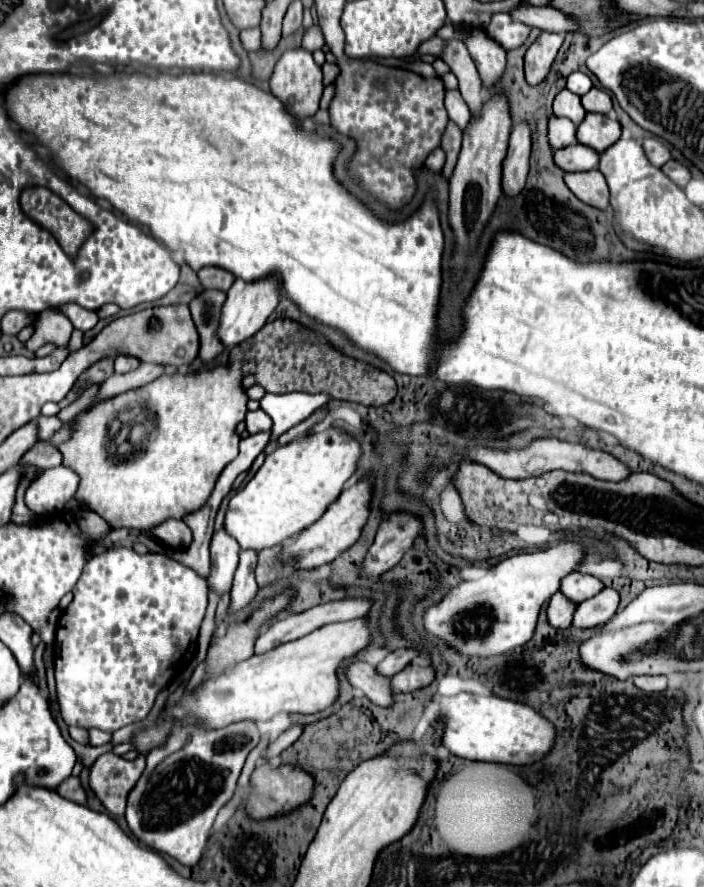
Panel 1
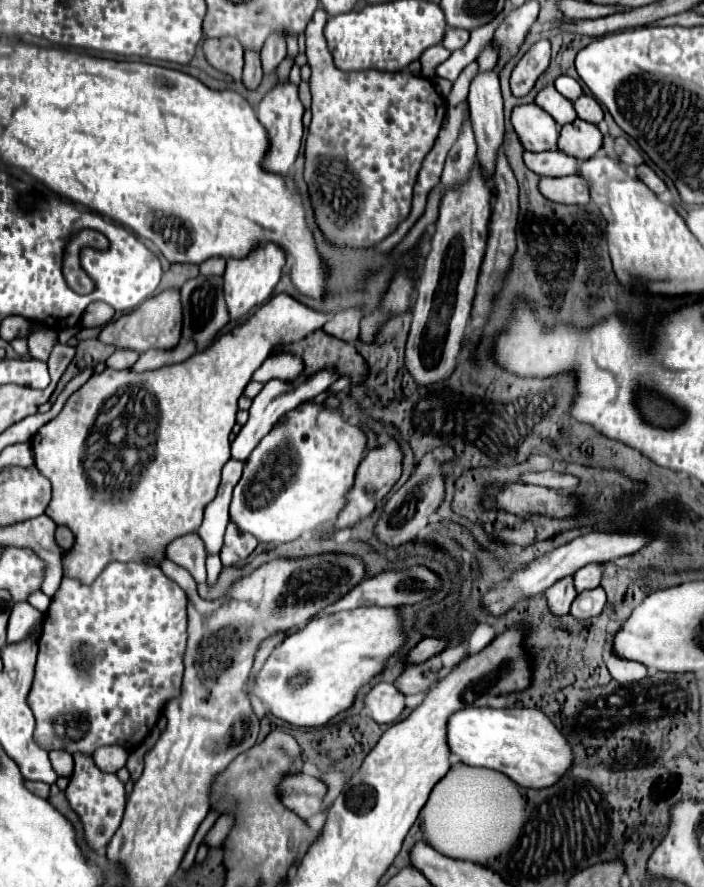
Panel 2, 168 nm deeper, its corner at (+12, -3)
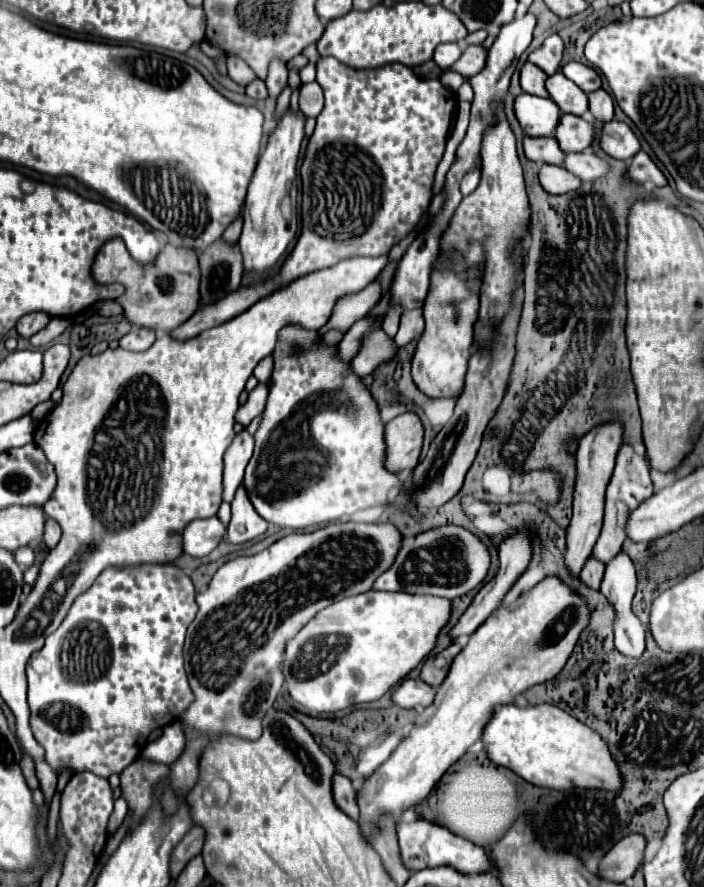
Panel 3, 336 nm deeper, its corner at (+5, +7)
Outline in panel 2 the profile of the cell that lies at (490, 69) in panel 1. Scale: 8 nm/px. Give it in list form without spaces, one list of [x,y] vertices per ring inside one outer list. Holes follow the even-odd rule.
[[[479,71],[469,87],[469,107],[471,107],[471,123],[473,123],[473,131],[475,131],[475,139],[477,139],[477,159],[483,165],[483,171],[487,175],[487,179],[491,179],[491,173],[495,169],[495,153],[503,143],[503,97],[501,97],[501,89],[499,89],[499,75],[497,71]]]

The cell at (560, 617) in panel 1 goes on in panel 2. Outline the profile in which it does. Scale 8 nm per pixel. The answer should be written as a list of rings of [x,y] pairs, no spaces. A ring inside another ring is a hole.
[[[565,577],[565,579],[557,581],[553,587],[549,587],[545,591],[545,597],[547,597],[549,611],[553,611],[553,615],[557,615],[557,617],[567,615],[573,599],[577,597],[575,587],[573,587],[573,577]]]

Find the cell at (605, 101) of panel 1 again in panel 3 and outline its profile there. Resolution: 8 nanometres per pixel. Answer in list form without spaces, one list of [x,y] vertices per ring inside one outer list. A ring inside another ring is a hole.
[[[598,89],[588,95],[590,101],[590,113],[600,121],[612,121],[614,119],[614,101],[608,91]]]

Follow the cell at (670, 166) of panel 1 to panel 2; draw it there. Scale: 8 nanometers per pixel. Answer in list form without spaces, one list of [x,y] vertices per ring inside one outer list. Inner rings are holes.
[[[639,165],[637,167],[637,177],[653,191],[653,193],[657,193],[657,195],[661,195],[661,193],[665,193],[667,191],[667,185],[665,185],[665,181],[649,167],[649,165]]]

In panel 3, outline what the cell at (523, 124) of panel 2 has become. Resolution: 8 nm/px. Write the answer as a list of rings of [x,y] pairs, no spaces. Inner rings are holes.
[[[522,93],[514,101],[514,113],[526,135],[554,137],[560,119],[560,109],[552,99]]]

